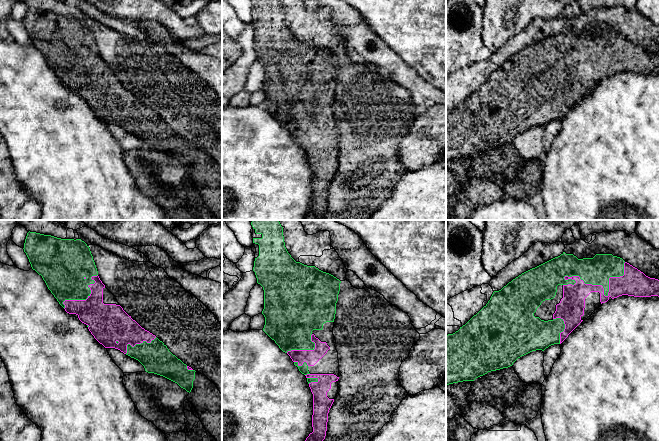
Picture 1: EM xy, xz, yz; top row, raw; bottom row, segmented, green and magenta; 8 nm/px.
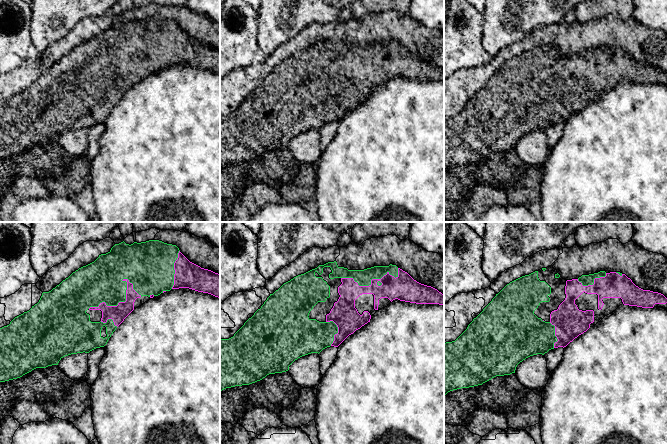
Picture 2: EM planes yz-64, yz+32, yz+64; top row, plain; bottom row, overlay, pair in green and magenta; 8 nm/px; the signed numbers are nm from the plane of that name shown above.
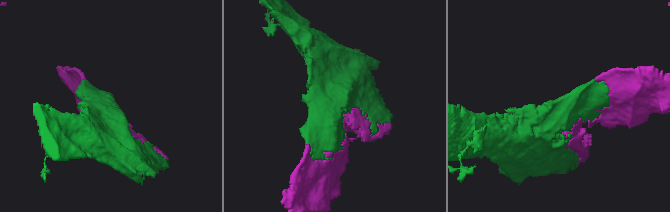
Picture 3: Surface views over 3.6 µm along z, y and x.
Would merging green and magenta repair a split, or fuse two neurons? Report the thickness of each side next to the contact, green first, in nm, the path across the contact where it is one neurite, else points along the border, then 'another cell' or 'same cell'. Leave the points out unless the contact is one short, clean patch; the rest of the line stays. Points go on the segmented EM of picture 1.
220 nm thick on the green side, 200 nm on the other; same cell

